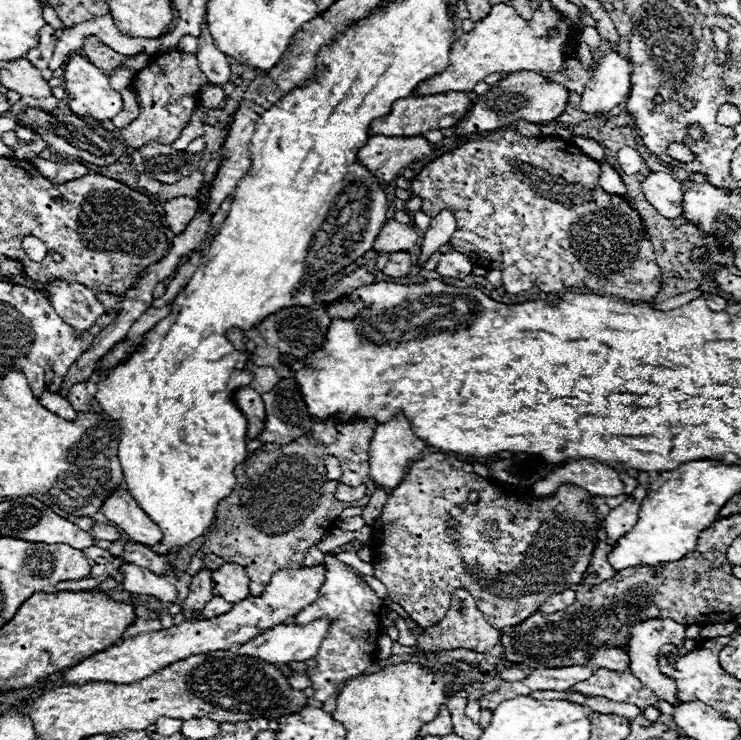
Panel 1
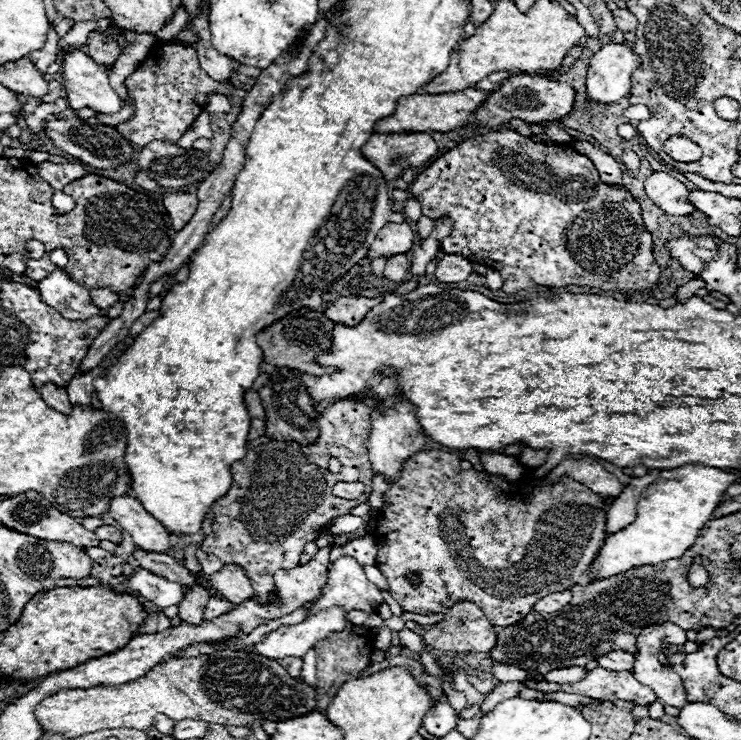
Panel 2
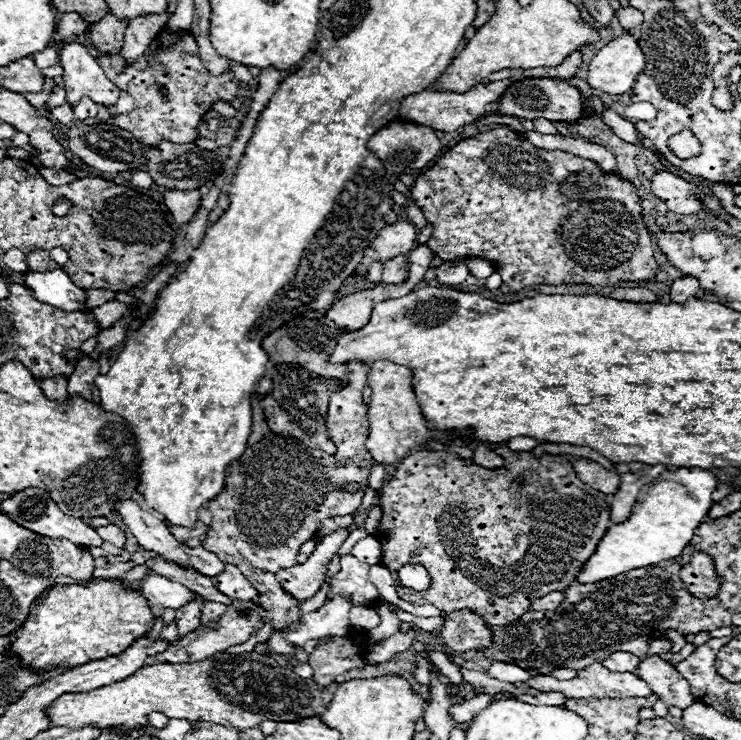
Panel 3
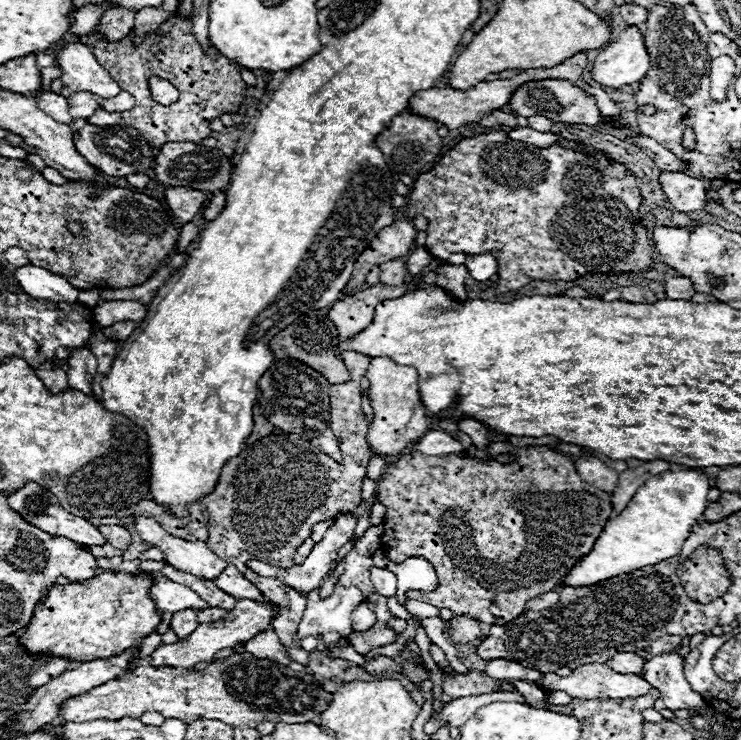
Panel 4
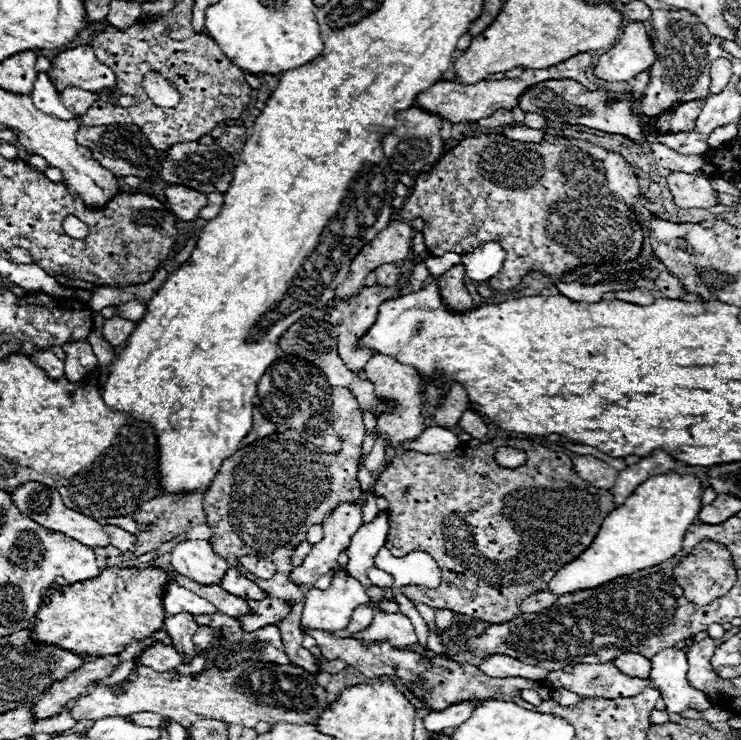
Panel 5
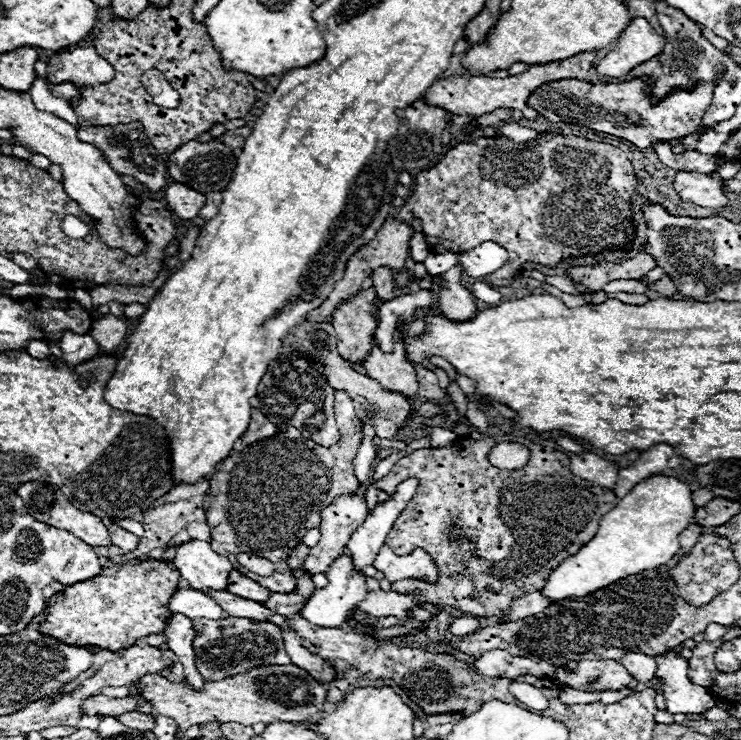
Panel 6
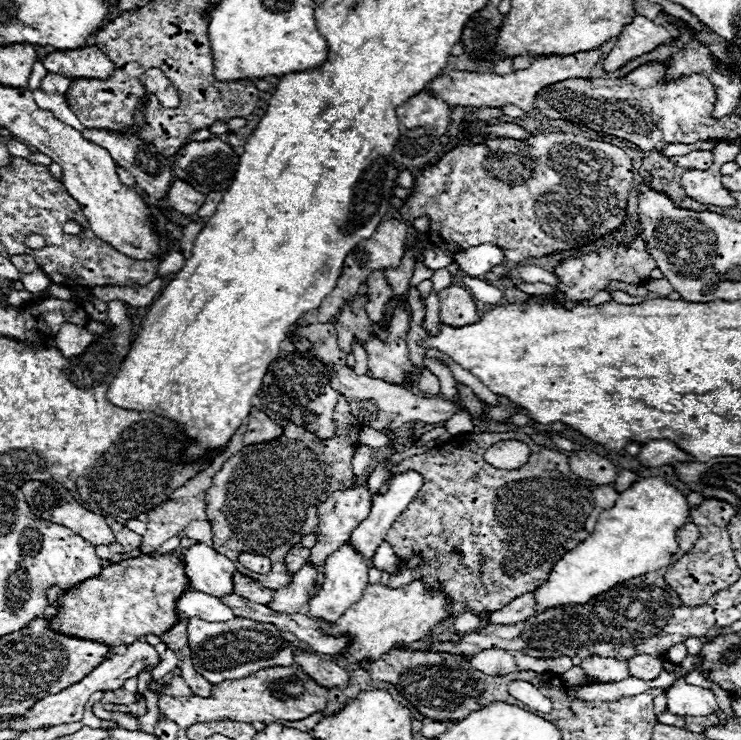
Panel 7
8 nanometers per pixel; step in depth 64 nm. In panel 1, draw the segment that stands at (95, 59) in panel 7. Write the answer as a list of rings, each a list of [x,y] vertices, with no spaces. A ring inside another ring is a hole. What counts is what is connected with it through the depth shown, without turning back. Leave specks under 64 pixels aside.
[[[72,54],[64,68],[64,82],[66,82],[66,100],[70,110],[80,118],[96,118],[96,120],[112,120],[122,110],[122,98],[116,90],[110,88],[108,76],[94,66],[90,60],[86,60],[80,54]]]

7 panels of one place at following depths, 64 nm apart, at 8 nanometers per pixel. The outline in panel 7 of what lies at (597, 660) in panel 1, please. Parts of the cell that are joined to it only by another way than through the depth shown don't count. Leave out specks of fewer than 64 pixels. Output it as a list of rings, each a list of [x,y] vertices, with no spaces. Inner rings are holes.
[[[638,654],[628,660],[628,670],[630,670],[630,676],[634,678],[654,680],[660,676],[660,672],[664,672],[664,666],[662,666],[662,660],[656,656]]]

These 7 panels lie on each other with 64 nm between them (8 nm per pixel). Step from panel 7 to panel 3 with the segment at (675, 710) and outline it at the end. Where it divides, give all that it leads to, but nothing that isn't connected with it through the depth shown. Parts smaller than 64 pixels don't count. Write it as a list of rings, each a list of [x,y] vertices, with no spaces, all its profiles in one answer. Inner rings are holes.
[[[660,656],[644,658],[638,666],[638,678],[648,682],[650,690],[656,692],[658,698],[668,708],[676,706],[676,708],[684,710],[686,706],[692,706],[694,702],[698,702],[696,698],[692,698],[690,686],[682,678],[682,674],[678,670],[674,670],[674,666],[666,660],[662,660]]]

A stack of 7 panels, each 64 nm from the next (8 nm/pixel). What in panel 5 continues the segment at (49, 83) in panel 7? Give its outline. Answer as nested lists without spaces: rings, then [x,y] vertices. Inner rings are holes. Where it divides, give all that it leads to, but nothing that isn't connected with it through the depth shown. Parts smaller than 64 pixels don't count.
[[[74,86],[64,88],[64,90],[60,92],[60,98],[62,98],[62,102],[66,104],[66,108],[68,108],[72,114],[76,114],[76,116],[84,114],[84,112],[92,106],[92,102],[96,100],[94,94],[84,92],[84,90],[76,90]]]

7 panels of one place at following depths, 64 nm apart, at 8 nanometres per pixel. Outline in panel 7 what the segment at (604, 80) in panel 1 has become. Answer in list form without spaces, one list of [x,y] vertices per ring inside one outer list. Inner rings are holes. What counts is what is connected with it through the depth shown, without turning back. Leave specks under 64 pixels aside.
[[[636,16],[630,24],[624,26],[620,36],[616,38],[618,42],[604,60],[604,70],[614,72],[628,60],[644,52],[650,52],[652,48],[656,48],[662,42],[668,42],[670,38],[672,34],[662,24],[656,24],[646,16]]]

